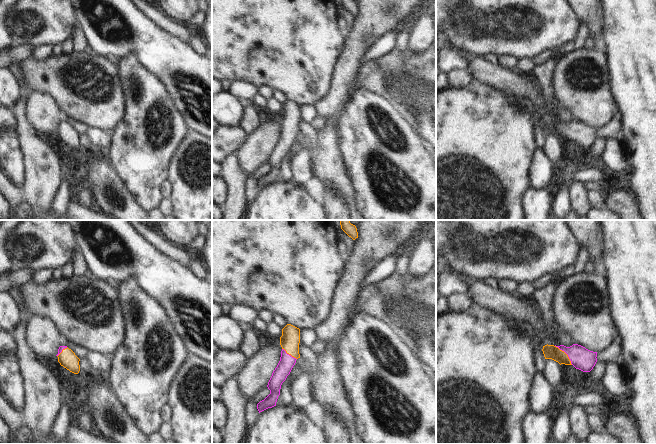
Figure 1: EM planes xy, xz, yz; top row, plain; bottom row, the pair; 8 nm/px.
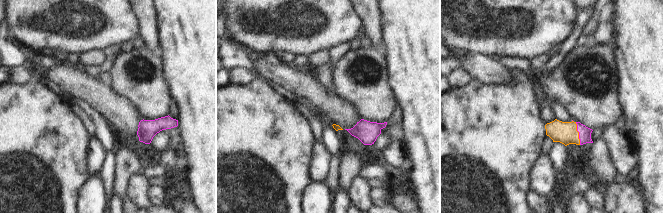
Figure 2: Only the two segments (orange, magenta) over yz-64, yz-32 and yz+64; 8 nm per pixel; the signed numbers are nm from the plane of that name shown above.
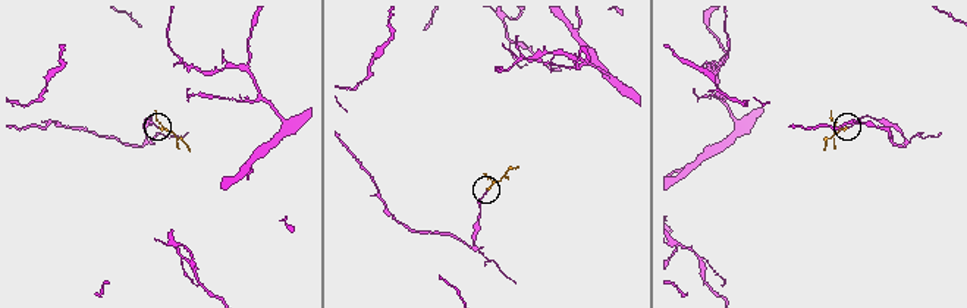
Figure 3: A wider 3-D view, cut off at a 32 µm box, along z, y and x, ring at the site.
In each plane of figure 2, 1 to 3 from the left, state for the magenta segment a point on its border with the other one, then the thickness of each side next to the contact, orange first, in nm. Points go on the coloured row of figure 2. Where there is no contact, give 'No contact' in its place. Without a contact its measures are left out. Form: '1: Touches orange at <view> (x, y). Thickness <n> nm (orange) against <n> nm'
1: No contact
2: No contact
3: Touches orange at yz+64 (578, 133). Thickness 180 nm (orange) against 100 nm.

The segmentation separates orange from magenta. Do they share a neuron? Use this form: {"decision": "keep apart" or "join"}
{"decision": "join"}

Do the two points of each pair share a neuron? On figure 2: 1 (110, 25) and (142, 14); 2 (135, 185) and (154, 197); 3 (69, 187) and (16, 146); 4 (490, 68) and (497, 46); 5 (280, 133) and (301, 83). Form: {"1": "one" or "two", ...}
{"1": "two", "2": "two", "3": "one", "4": "two", "5": "two"}

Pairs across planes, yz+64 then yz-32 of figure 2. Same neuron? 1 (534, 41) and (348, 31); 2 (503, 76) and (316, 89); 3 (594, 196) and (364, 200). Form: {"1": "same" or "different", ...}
{"1": "same", "2": "same", "3": "different"}

